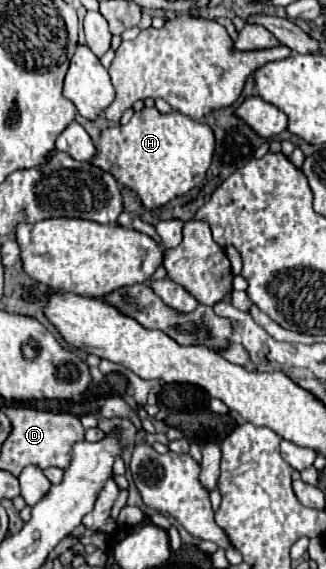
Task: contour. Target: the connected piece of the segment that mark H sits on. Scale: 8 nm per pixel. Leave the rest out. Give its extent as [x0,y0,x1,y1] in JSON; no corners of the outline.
[90,108,214,210]

